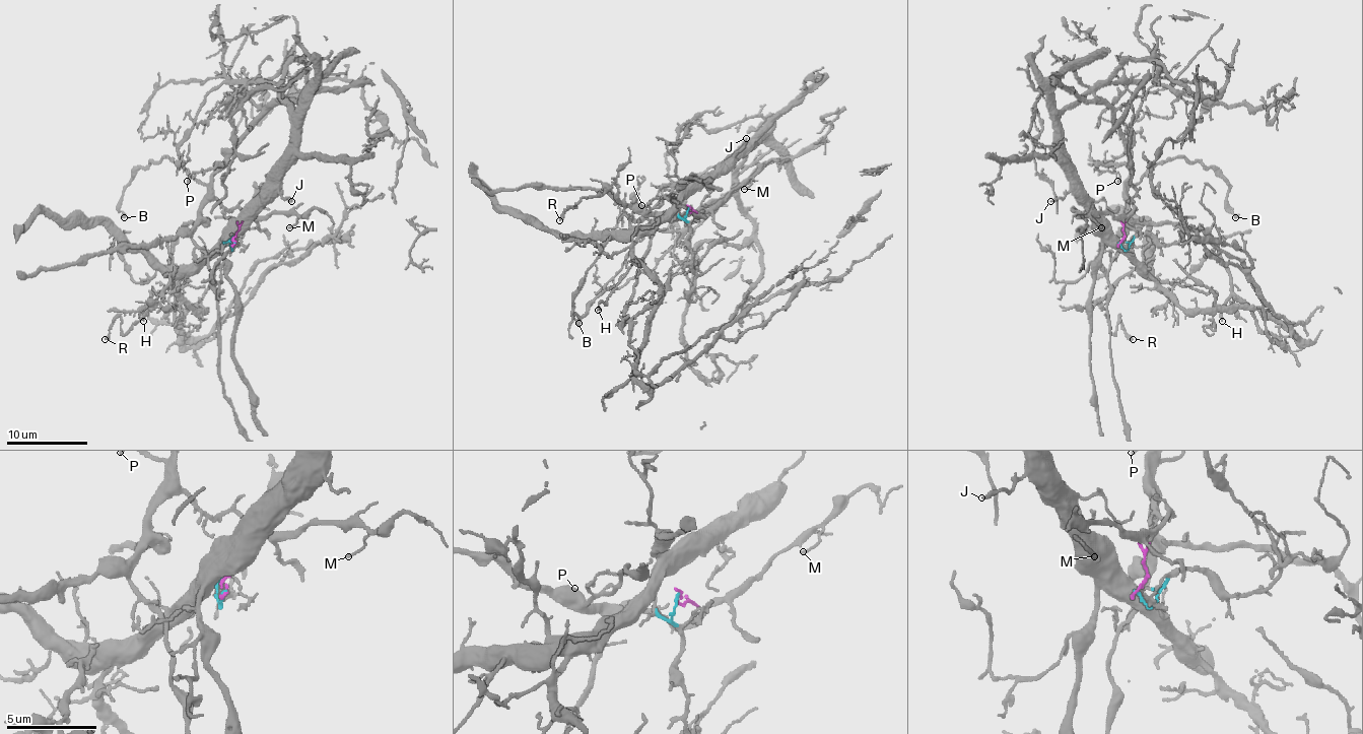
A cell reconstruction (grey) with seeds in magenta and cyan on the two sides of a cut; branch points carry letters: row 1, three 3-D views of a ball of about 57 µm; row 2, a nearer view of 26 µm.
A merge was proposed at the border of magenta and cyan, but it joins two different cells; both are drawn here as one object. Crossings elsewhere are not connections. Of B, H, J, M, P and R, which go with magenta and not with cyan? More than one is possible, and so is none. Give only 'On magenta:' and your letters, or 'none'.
On magenta: B, M, P

